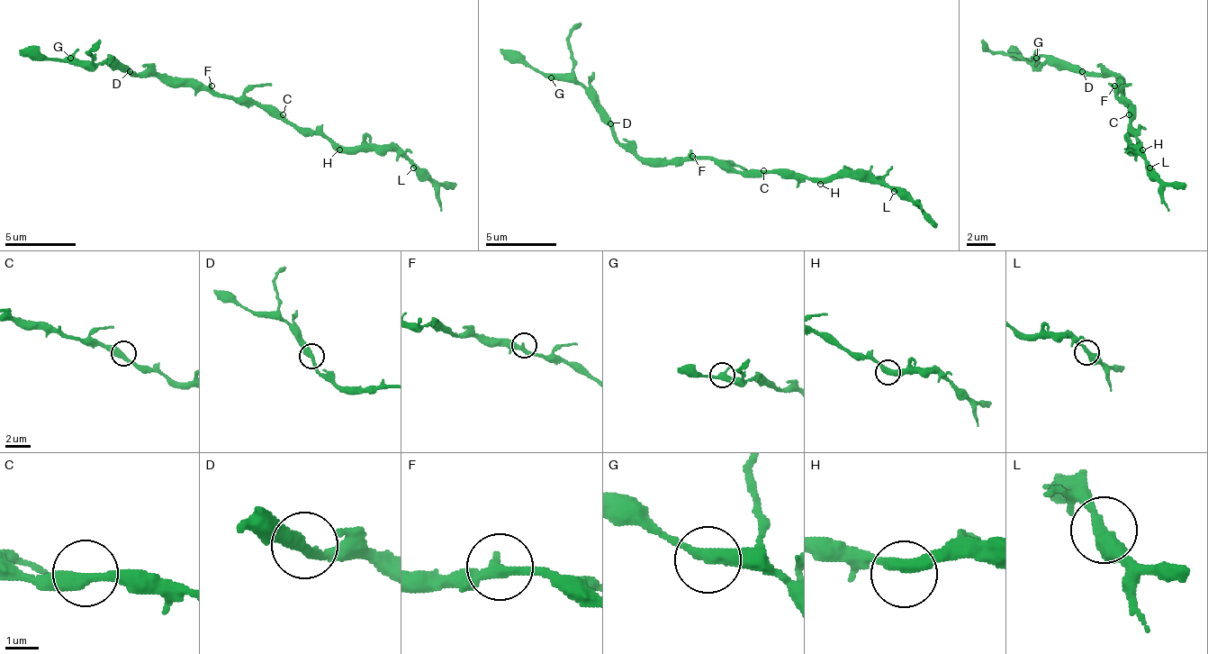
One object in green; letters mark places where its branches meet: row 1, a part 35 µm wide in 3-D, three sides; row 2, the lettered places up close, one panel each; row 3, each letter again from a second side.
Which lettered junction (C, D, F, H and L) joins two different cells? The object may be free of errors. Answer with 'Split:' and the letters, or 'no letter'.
Split: no letter

